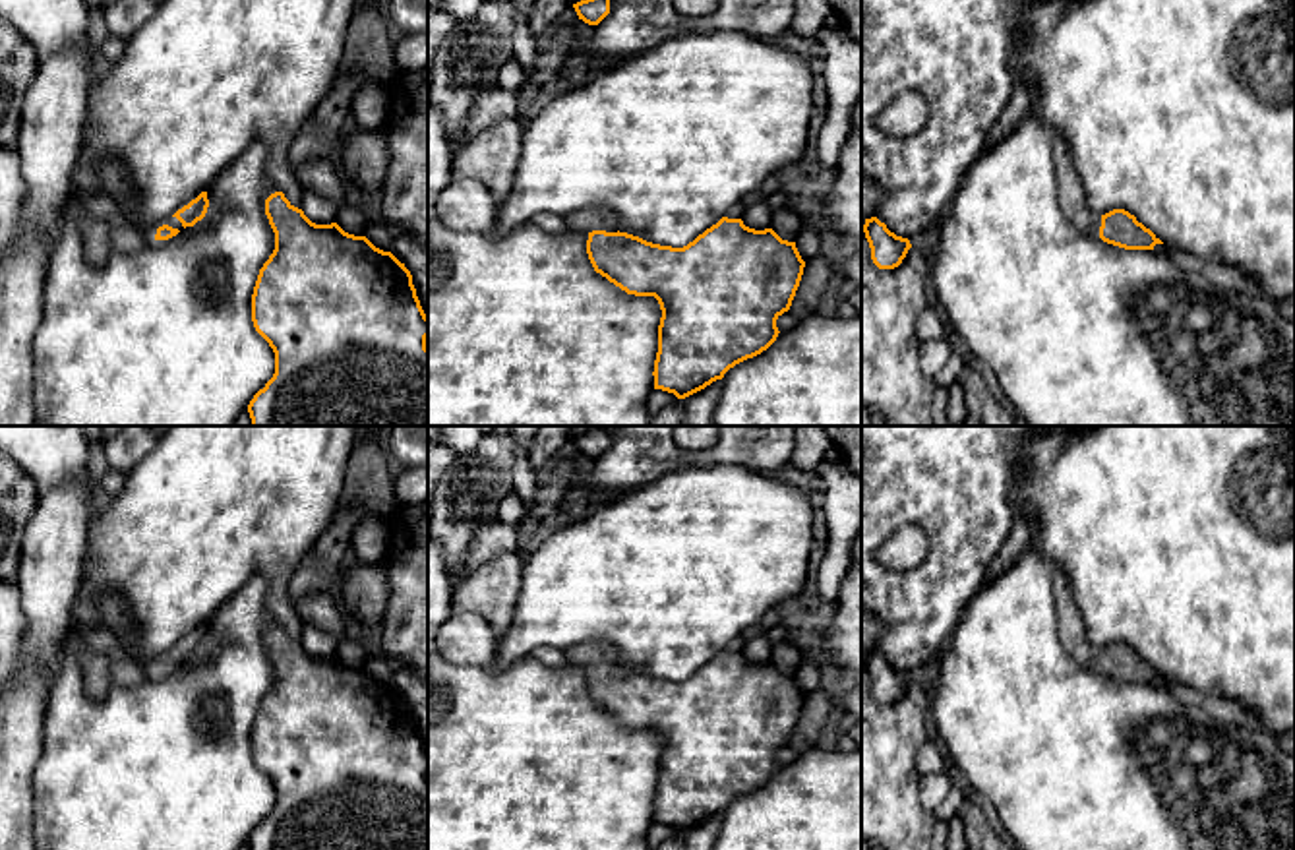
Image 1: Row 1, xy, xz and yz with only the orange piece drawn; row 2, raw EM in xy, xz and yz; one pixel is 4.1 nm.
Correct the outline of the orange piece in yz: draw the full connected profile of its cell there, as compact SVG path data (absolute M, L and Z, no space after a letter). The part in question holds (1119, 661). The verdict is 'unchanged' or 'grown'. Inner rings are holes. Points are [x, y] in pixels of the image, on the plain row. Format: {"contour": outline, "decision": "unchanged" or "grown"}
{"contour": "M1053 565L1053 589L1063 645L1080 666L1090 670L1098 668L1103 676L1125 683L1154 683L1156 678L1163 678L1129 645L1113 643L1099 651L1090 641L1086 622L1082 620L1080 608L1072 596L1072 583L1059 565Z", "decision": "grown"}

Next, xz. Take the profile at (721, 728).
{"contour": "M587 641L563 651L569 666L587 666L587 687L596 707L635 730L654 730L662 751L658 759L658 786L654 794L654 823L685 833L716 813L736 798L767 784L778 771L776 753L790 744L799 720L805 695L796 676L782 674L772 662L755 664L741 653L722 651L683 682L660 680L619 664L617 649L608 641Z", "decision": "grown"}

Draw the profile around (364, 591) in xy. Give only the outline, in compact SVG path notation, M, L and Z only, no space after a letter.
M356 562L346 569L339 602L352 627L377 633L389 608L389 579L383 563Z

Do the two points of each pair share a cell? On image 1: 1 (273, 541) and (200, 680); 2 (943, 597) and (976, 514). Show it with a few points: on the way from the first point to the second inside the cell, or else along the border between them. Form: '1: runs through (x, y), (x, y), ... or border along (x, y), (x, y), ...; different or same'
1: border along (221, 605), (264, 576), (275, 616); different
2: runs through (949, 576), (957, 564), (964, 535); same

